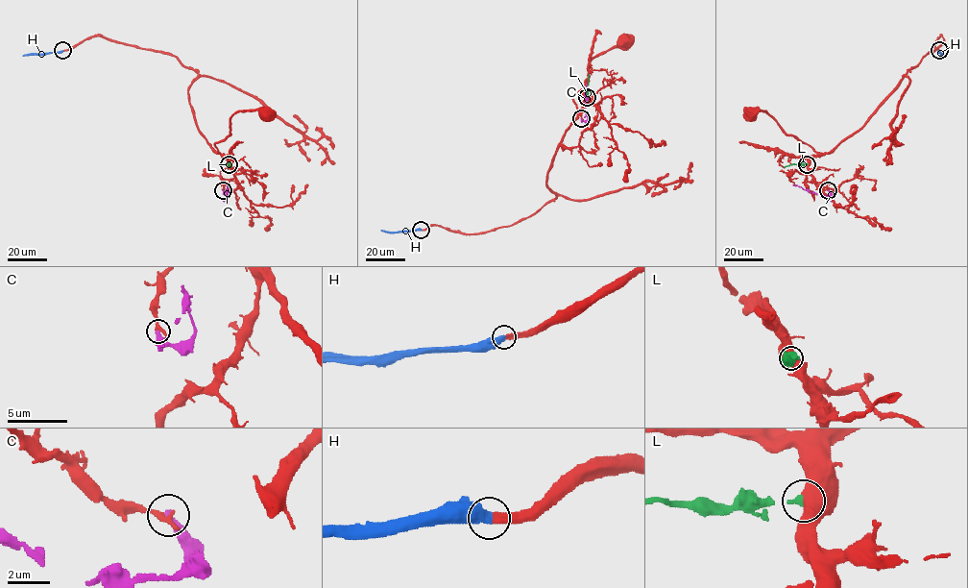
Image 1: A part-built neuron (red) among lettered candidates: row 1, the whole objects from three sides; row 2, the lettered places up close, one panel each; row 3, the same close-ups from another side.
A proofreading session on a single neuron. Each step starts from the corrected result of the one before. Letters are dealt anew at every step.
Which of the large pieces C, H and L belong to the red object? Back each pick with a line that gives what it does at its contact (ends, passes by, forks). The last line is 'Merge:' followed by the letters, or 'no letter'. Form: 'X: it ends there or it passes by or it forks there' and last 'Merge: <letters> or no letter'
H: it ends there
Merge: H

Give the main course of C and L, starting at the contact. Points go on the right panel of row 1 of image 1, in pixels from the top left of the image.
C: (829, 190), (829, 195), (820, 196), (793, 184)
L: (808, 164), (784, 167)

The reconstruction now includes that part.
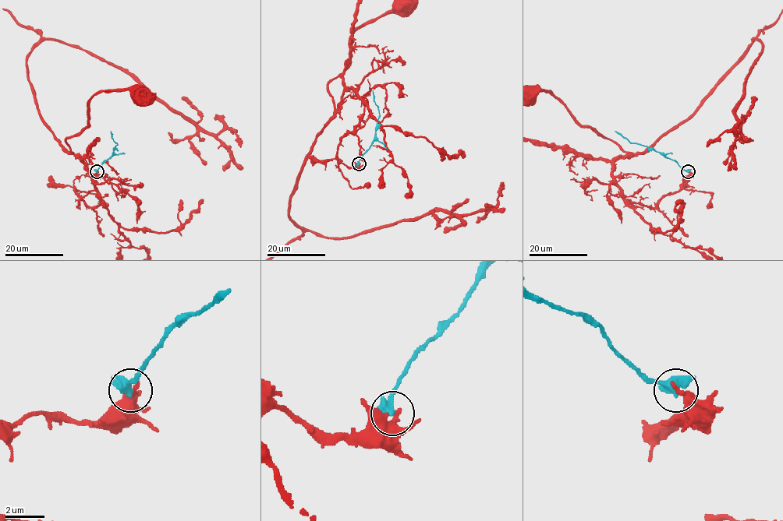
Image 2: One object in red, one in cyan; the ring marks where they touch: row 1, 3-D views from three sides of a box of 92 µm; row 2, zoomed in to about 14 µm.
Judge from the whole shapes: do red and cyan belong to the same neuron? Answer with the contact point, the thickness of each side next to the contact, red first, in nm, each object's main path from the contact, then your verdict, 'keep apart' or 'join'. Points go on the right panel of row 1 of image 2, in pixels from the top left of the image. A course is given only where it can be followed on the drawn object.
at (688, 171); 360 nm thick on the red side, 440 nm on the other; red runs (688, 171), (654, 208), (629, 202), (613, 166), (633, 154), (582, 125), (550, 91), (526, 96); cyan runs (688, 171), (674, 160), (641, 145), (631, 143), (614, 131); keep apart

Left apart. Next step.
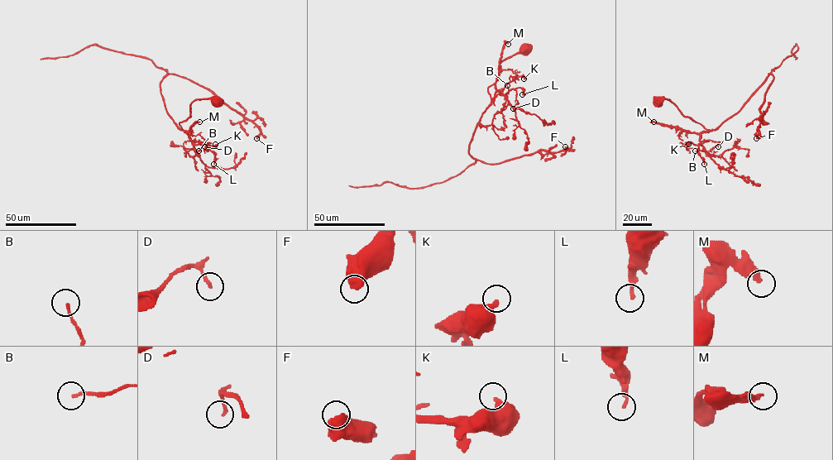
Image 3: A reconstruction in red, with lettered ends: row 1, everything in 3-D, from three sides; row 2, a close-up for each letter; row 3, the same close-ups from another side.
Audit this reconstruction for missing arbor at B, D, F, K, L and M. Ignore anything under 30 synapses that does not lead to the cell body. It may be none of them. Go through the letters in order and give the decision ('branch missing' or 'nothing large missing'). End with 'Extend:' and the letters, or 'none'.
B: nothing large missing
D: nothing large missing
F: nothing large missing
K: nothing large missing
L: nothing large missing
M: branch missing
Extend: M

